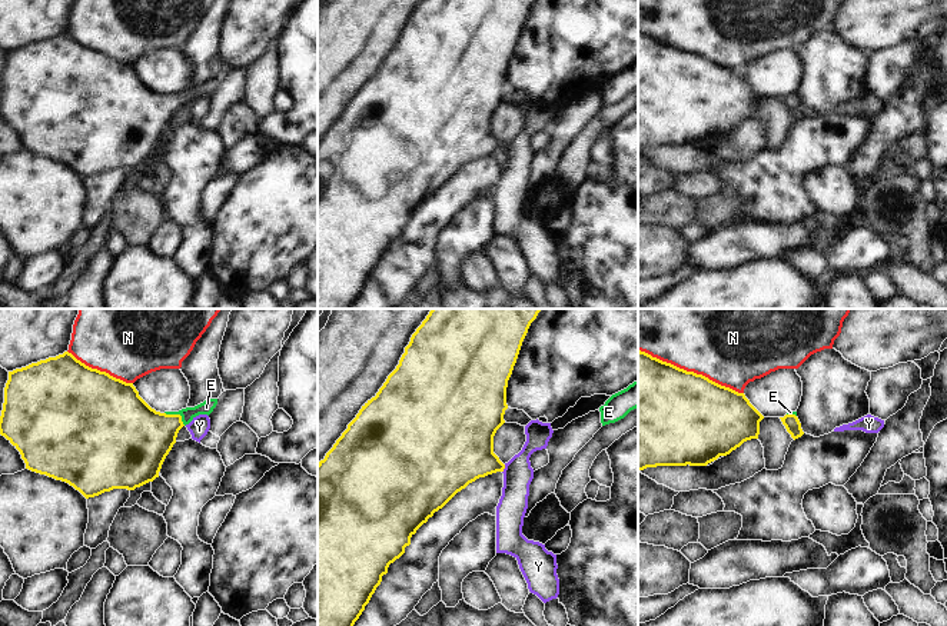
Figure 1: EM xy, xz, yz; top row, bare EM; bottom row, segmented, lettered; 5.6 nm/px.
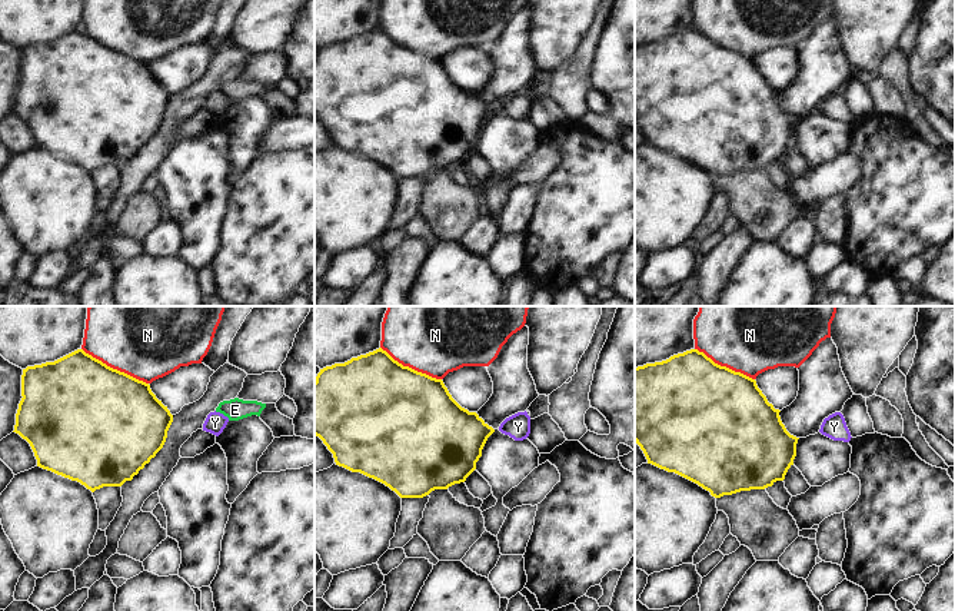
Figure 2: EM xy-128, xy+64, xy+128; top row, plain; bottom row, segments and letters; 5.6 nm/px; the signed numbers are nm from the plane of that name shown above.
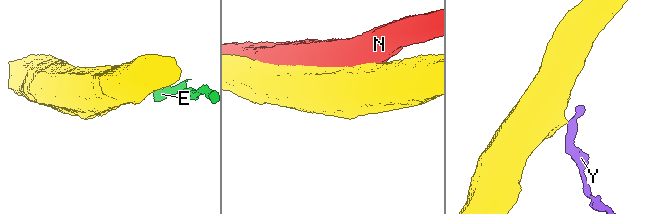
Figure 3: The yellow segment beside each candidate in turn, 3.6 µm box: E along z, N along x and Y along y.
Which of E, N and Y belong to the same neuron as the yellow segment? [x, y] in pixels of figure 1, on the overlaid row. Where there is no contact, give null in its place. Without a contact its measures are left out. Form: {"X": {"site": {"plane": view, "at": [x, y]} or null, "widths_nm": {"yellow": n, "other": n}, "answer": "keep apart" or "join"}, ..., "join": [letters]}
{"E": {"site": {"plane": "xy", "at": [178, 415]}, "widths_nm": {"yellow": 360, "other": 80}, "answer": "join"}, "N": {"site": {"plane": "yz", "at": [691, 372]}, "widths_nm": {"yellow": 500, "other": 500}, "answer": "keep apart"}, "Y": {"site": {"plane": "xz", "at": [504, 468]}, "widths_nm": {"yellow": 340, "other": 160}, "answer": "keep apart"}, "join": ["E"]}

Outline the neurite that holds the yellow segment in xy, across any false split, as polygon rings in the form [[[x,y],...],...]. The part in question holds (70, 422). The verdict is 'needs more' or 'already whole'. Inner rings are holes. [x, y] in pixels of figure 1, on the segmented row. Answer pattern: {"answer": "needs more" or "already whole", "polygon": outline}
{"answer": "needs more", "polygon": [[[64,352],[26,367],[9,372],[0,416],[0,434],[21,454],[26,469],[62,480],[86,499],[113,489],[134,490],[159,477],[162,464],[176,443],[179,430],[199,414],[210,414],[217,399],[207,399],[179,412],[156,412],[140,396],[133,383],[126,383],[106,372],[92,369]]]}

